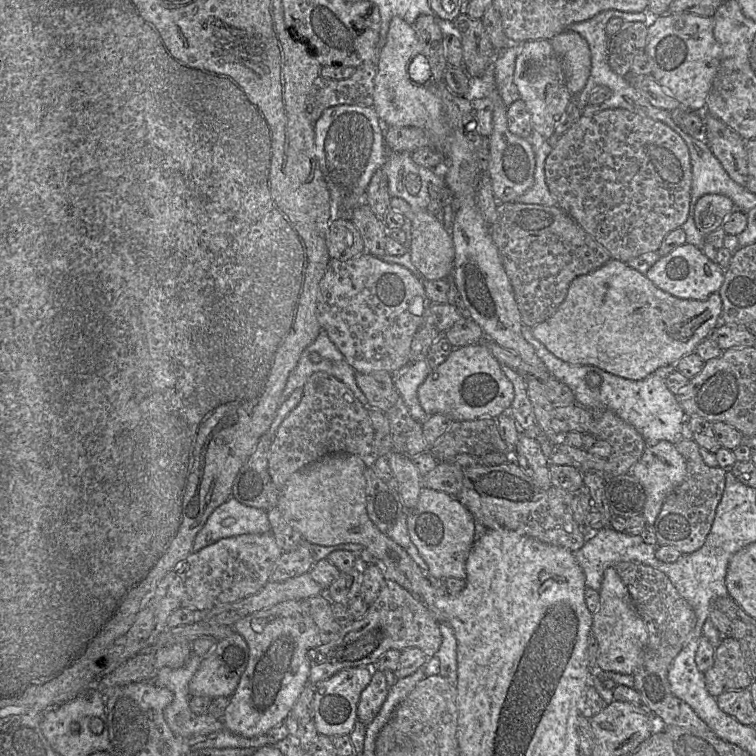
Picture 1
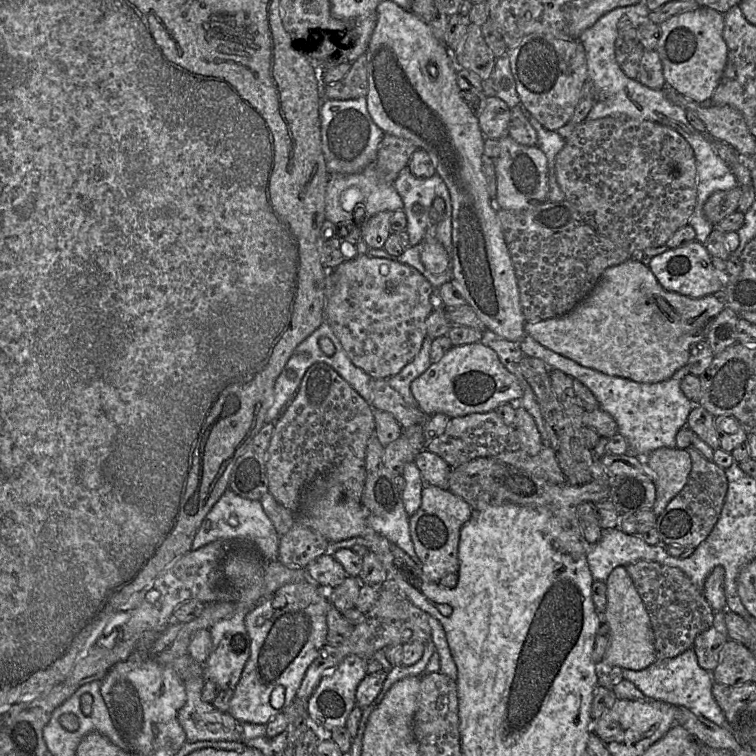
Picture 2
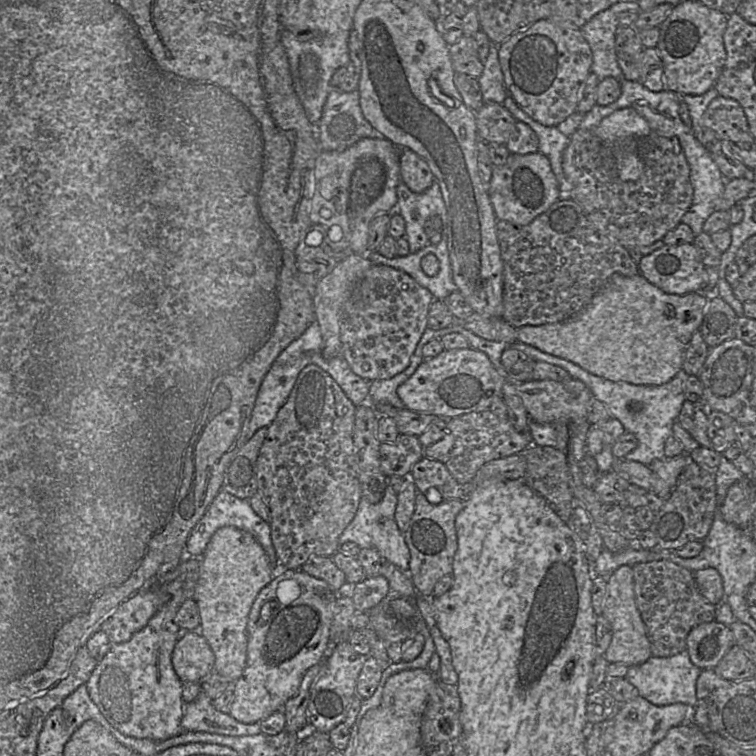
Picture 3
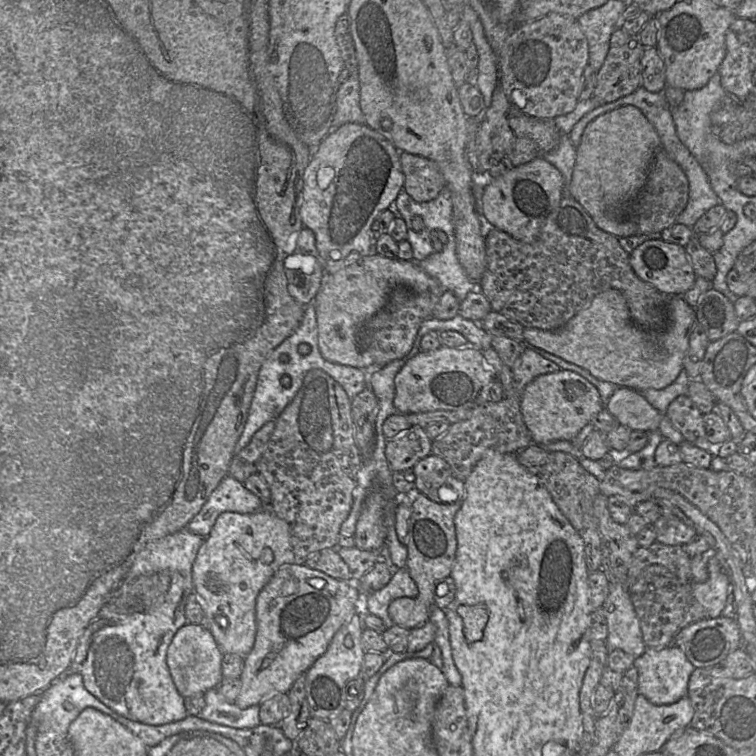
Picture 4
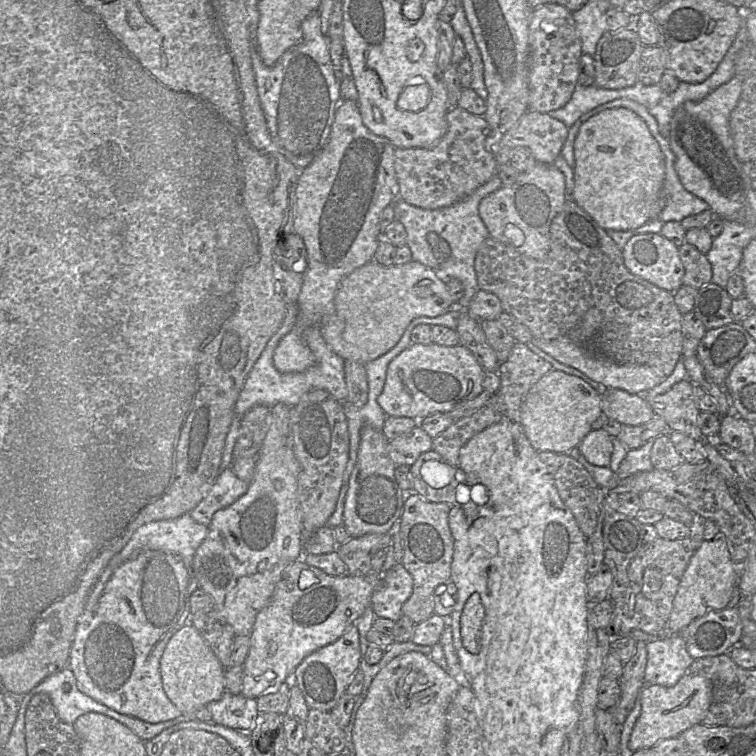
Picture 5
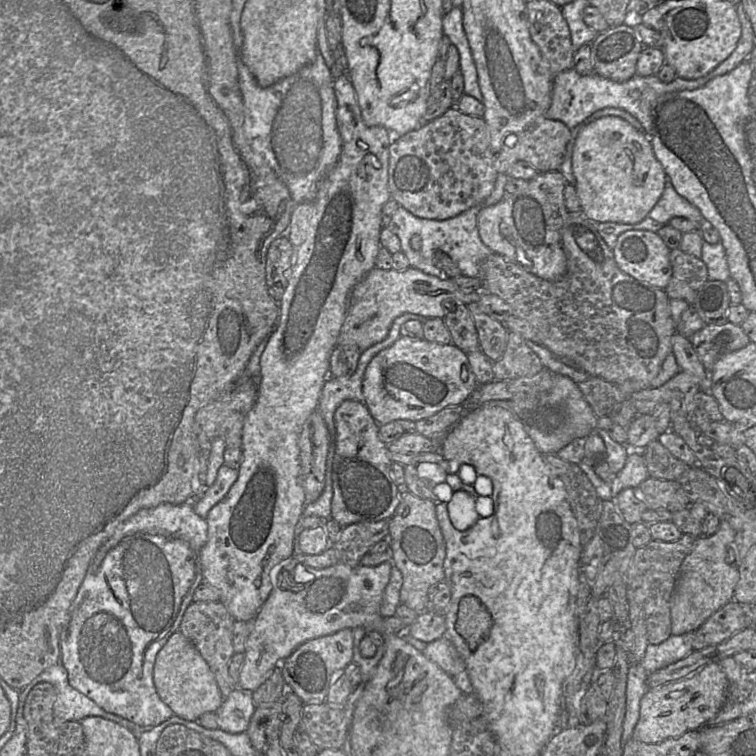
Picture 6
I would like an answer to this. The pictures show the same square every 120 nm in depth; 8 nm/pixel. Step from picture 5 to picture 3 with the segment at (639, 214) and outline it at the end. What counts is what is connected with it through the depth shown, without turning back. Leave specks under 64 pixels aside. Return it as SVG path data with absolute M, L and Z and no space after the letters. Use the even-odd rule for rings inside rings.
M633 108L614 111L594 129L594 134L614 146L619 178L636 181L644 172L639 141L651 132L647 120Z

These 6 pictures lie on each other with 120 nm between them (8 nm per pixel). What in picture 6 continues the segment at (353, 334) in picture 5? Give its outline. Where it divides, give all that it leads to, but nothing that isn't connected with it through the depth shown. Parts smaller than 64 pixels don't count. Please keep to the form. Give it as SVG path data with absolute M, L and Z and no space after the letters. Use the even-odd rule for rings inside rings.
M411 266L403 271L374 267L351 291L338 344L355 345L363 352L384 340L393 321L405 313L443 319L458 305L468 306L470 303L477 303L482 294L483 291L465 292L450 279L441 279Z

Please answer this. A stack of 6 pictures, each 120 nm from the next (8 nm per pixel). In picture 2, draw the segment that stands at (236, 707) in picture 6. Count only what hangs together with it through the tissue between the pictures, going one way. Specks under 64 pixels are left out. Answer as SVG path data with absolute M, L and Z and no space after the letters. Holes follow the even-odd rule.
M203 677L184 681L186 691L186 703L177 713L177 720L185 732L188 742L198 741L231 741L244 743L249 739L266 735L264 724L242 723L233 718L228 712L217 710L212 703L204 702L201 692L204 687Z

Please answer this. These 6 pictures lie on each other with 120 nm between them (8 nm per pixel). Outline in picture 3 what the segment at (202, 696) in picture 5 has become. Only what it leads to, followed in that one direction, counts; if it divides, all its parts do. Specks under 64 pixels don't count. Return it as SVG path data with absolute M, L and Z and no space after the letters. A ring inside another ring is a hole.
M182 631L172 652L172 665L180 681L201 683L214 671L214 664L214 653L201 631Z

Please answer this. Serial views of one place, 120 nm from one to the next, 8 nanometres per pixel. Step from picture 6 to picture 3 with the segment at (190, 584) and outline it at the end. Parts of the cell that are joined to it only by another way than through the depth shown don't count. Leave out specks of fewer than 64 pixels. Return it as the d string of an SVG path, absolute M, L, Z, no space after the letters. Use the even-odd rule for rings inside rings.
M171 598L130 640L113 646L86 683L93 702L125 735L161 741L185 732L181 725L184 708L182 682L172 665L172 652L182 633L175 623L182 603Z

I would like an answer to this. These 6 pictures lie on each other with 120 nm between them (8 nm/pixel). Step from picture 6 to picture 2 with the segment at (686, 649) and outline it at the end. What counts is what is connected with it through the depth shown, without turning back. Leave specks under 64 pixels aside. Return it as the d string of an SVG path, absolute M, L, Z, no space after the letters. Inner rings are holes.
M693 647L674 658L656 660L643 670L623 669L622 677L632 682L646 698L690 709L736 736L722 709L713 697L712 685L714 682L711 672L699 666Z

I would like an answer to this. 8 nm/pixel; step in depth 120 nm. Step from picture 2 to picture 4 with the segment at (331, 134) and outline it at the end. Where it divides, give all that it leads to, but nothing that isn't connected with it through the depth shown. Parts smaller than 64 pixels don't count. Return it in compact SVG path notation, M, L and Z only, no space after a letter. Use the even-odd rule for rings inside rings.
M357 72L350 73L347 80L340 83L336 95L336 111L332 128L338 128L346 123L366 123L359 105L359 77Z

